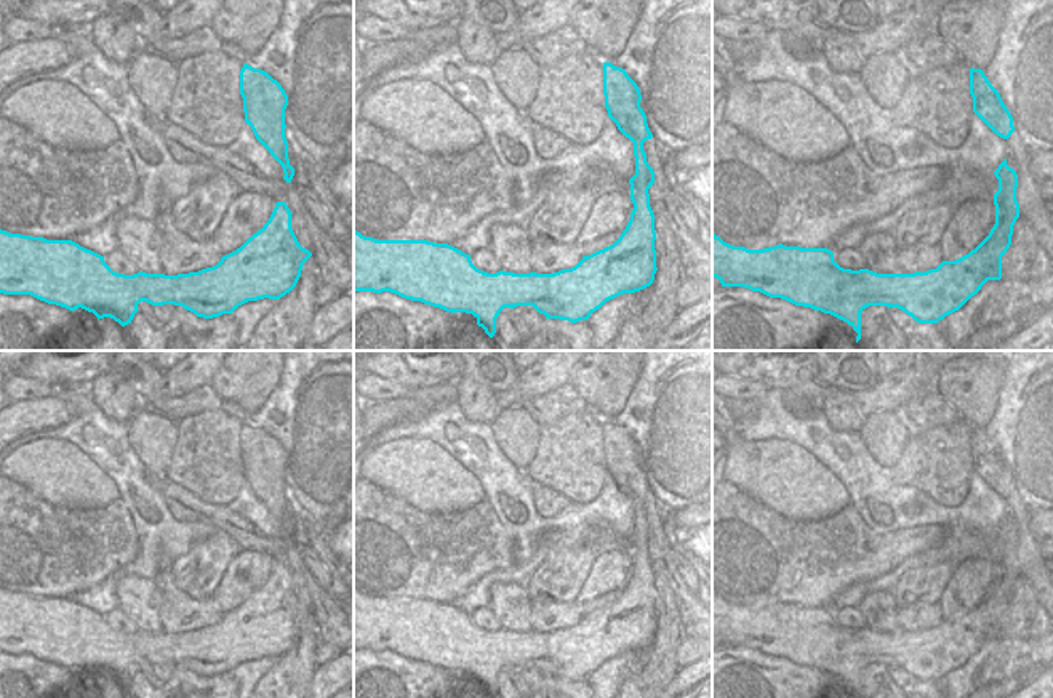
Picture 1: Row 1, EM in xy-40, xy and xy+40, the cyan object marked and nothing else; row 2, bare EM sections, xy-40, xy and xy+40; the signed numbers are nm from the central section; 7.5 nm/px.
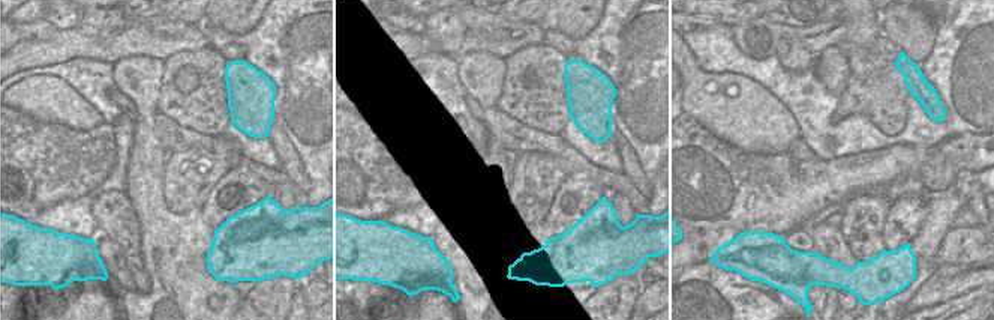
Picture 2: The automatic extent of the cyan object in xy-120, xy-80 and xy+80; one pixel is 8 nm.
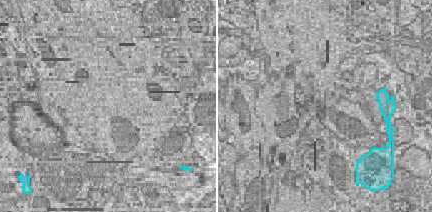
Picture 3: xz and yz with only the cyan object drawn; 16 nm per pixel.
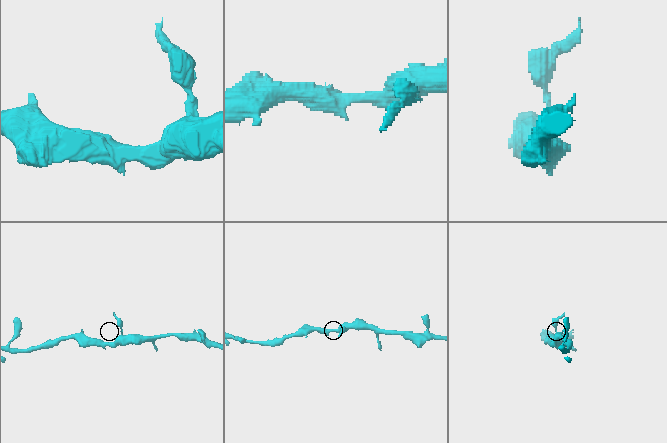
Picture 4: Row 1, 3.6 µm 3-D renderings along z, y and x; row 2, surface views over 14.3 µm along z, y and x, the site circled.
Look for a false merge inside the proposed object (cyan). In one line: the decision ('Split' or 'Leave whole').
Split.

